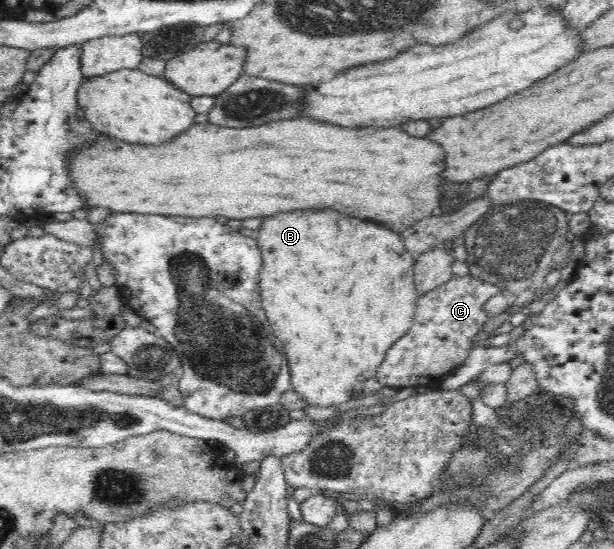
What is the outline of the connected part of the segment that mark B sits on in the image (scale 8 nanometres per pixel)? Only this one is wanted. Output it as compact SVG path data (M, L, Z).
M307 210L307 212L293 212L293 214L291 212L275 214L265 224L262 223L254 235L263 259L263 268L259 272L262 307L265 309L266 317L271 323L275 335L283 344L291 372L292 390L297 392L301 400L307 402L309 407L342 406L342 404L354 400L357 394L363 393L365 381L375 378L391 346L400 340L400 337L405 336L413 326L419 297L413 272L415 254L404 247L403 241L395 232L391 232L383 226L377 226L377 224L365 224L363 220L339 214L335 210Z

